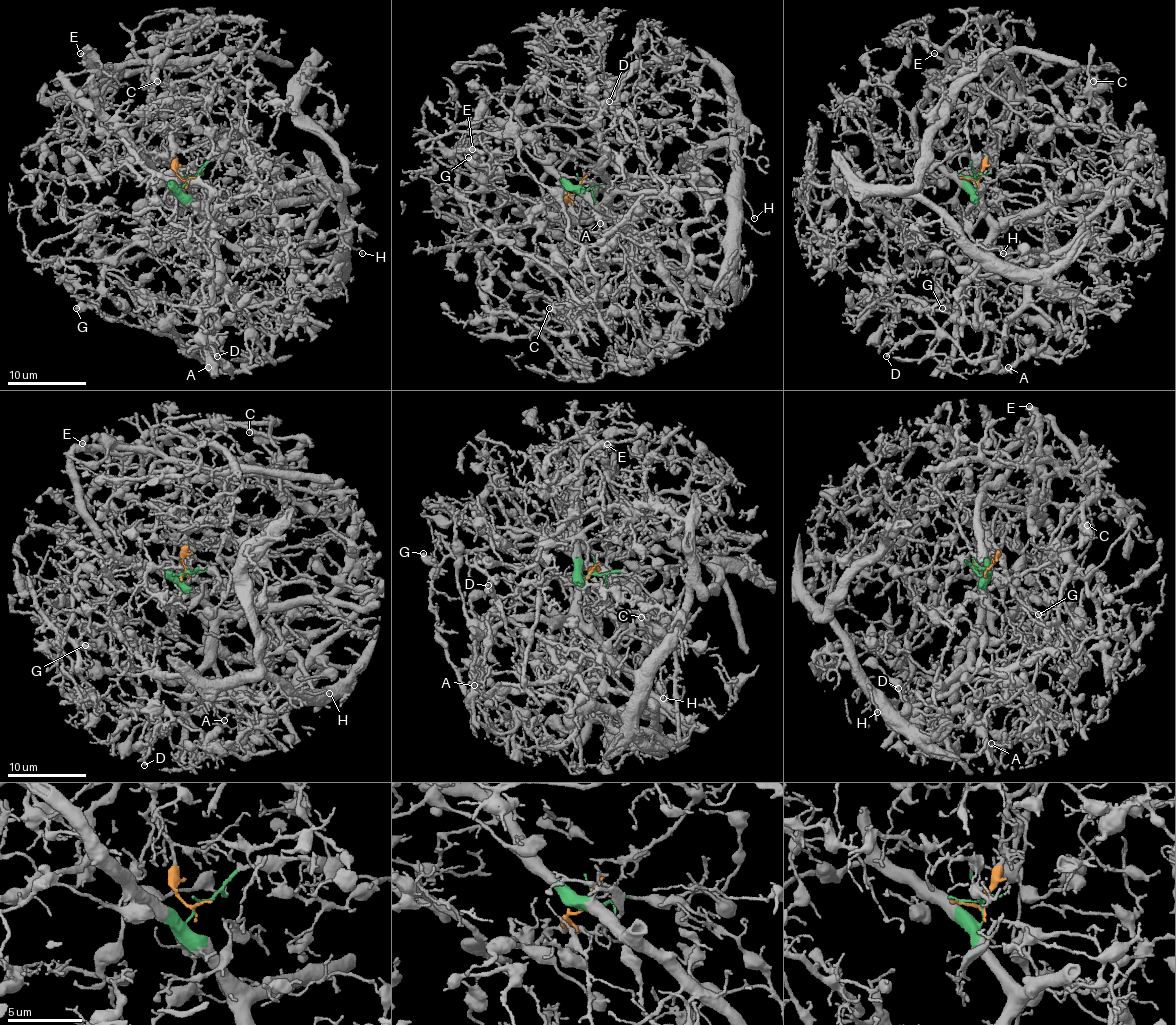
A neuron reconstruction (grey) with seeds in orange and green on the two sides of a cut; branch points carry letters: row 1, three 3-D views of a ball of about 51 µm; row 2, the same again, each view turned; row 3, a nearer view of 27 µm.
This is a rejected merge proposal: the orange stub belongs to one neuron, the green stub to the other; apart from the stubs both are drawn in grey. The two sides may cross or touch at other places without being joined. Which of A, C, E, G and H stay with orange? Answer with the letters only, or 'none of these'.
C, E, G, H

